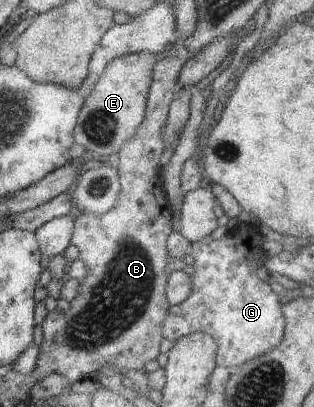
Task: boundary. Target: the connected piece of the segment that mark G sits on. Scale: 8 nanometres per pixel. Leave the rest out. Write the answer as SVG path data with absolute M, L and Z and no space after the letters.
M239 224L222 238L213 240L212 237L203 238L201 241L191 243L190 254L194 258L194 273L190 275L192 282L191 291L186 301L179 305L170 305L166 312L166 320L162 324L162 336L166 340L175 342L183 336L195 332L206 333L218 344L215 362L217 366L240 366L246 360L252 360L258 354L268 352L280 340L285 329L285 318L282 314L283 301L279 295L272 291L270 285L260 279L254 270L262 265L261 245L263 237L253 225Z

